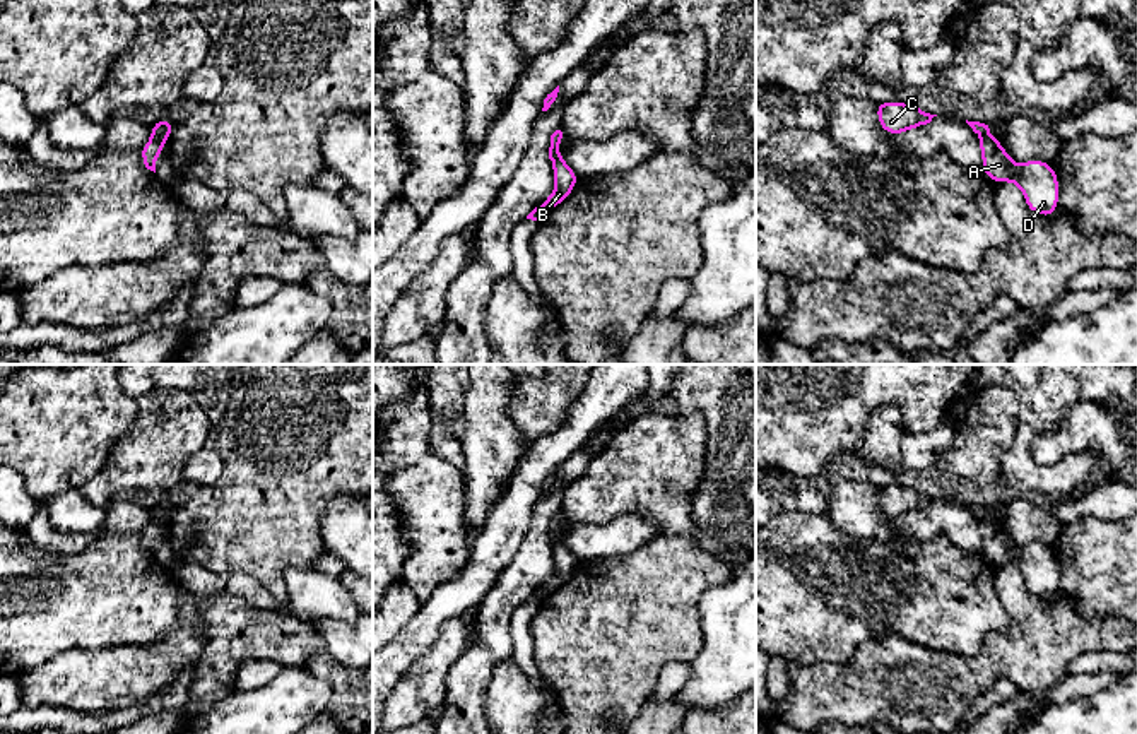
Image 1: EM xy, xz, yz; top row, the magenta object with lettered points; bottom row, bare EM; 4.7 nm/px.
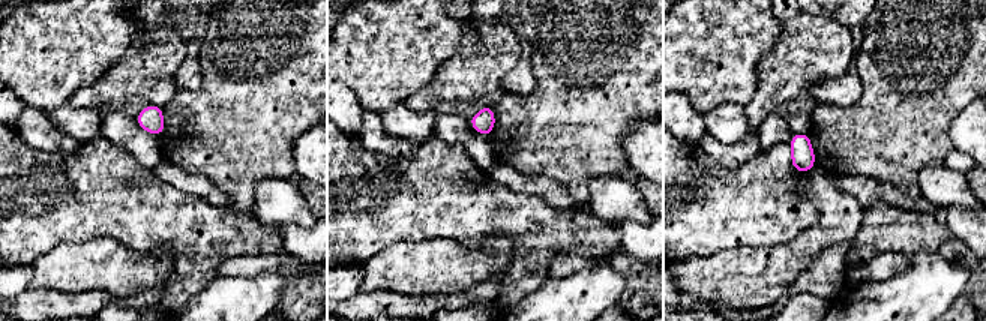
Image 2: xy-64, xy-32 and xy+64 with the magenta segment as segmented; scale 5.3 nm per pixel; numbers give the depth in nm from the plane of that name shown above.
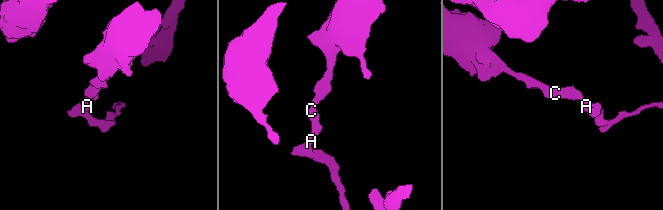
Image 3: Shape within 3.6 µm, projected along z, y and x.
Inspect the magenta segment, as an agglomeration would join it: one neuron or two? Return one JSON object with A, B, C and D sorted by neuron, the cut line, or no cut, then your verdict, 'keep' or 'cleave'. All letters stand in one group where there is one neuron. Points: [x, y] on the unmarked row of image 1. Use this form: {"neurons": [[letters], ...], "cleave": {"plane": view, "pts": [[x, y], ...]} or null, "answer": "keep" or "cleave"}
{"neurons": [["A", "D"], ["B", "C"]], "cleave": {"plane": "xy", "pts": [[153, 519], [163, 526]]}, "answer": "cleave"}

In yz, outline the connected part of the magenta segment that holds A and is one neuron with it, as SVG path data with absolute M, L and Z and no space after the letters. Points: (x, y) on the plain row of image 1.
M993 518L980 522L983 556L993 565L1016 566L1031 595L1052 601L1058 592L1057 554L1045 544L1031 542L1017 549Z

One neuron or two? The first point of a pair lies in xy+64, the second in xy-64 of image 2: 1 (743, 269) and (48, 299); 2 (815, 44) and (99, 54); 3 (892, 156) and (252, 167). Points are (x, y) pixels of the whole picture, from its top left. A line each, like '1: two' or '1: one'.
1: two
2: two
3: one

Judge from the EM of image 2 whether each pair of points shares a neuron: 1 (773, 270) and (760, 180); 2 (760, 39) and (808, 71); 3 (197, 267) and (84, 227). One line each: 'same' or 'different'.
1: different
2: different
3: same

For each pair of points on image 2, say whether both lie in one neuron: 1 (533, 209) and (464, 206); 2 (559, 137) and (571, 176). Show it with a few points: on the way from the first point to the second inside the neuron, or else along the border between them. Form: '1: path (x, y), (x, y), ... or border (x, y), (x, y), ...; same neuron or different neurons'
1: path (517, 213), (497, 213), (489, 209), (480, 209); same neuron
2: path (568, 146), (571, 149), (571, 167); same neuron

